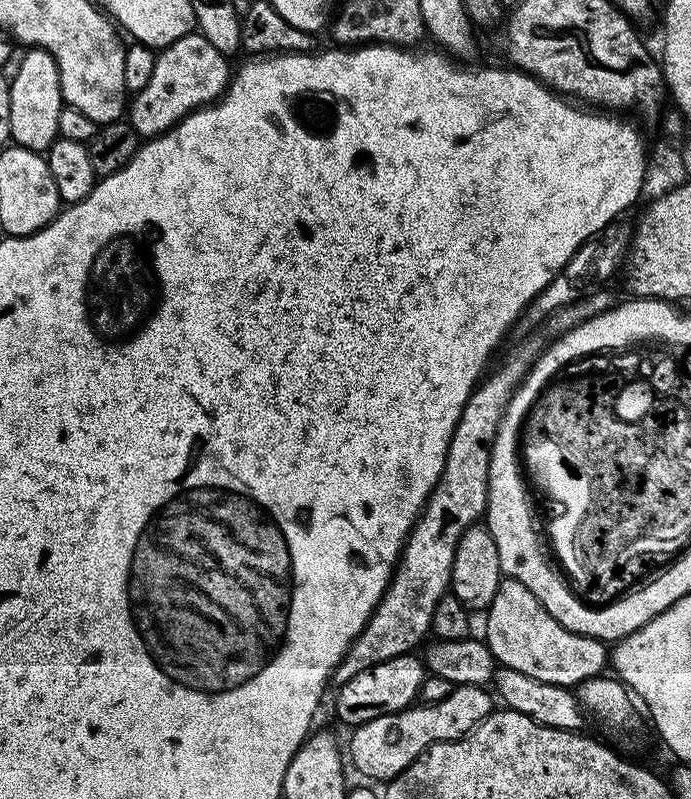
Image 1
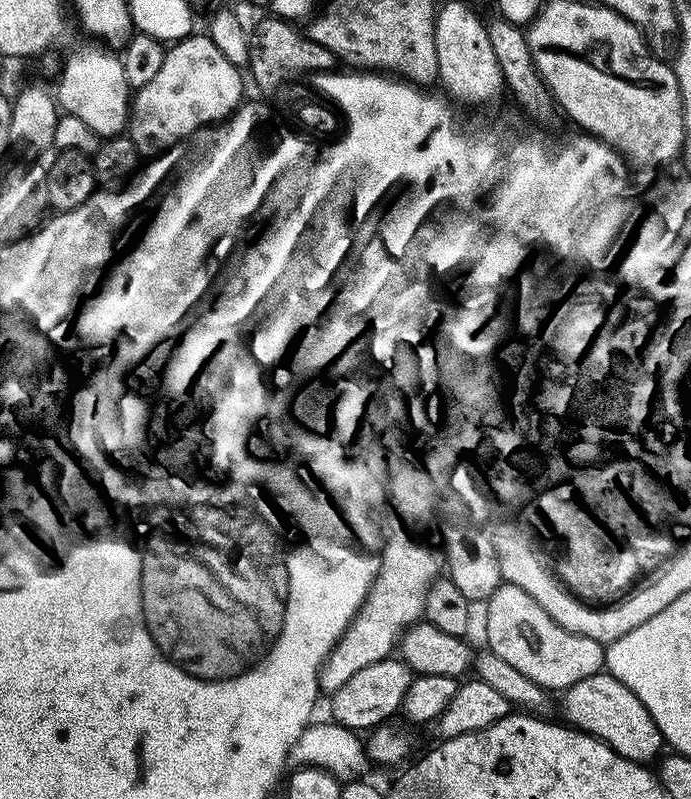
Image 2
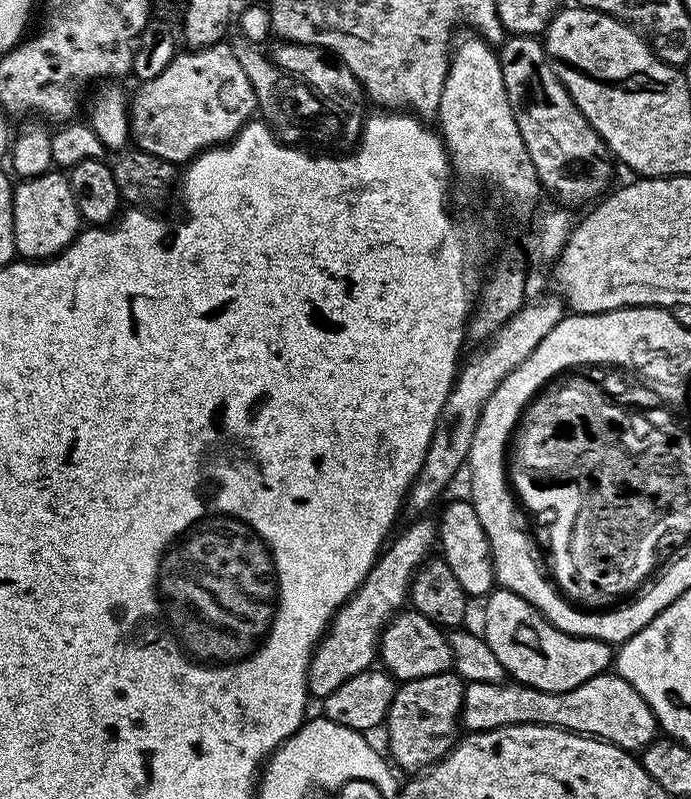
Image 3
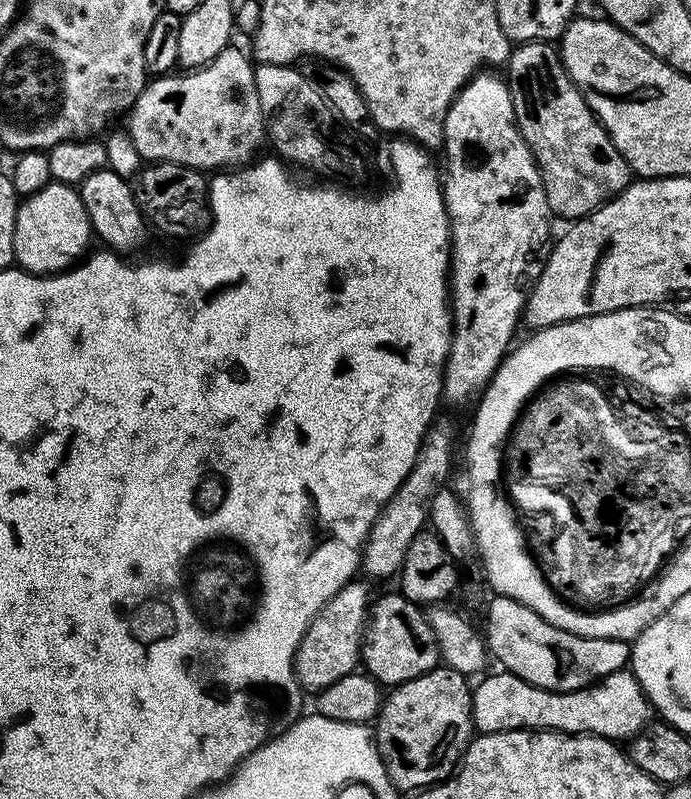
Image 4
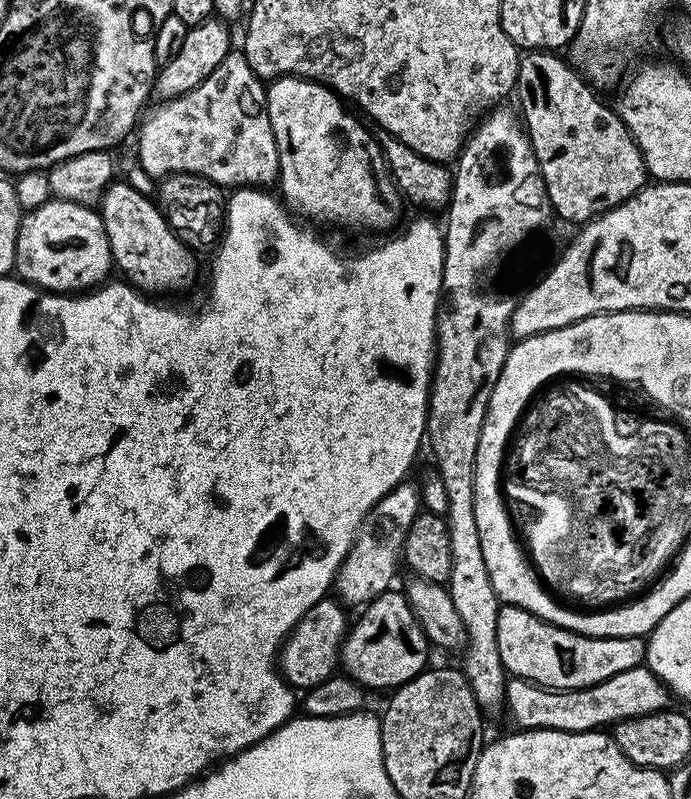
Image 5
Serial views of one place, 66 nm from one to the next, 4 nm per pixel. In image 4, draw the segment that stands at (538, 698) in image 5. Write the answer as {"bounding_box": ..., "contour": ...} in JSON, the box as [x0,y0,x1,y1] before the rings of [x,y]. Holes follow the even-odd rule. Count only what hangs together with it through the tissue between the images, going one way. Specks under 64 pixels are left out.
{"bounding_box":[472,670,654,742],"contour":[[[507,670],[485,675],[480,685],[472,688],[472,723],[477,733],[567,732],[574,736],[602,736],[613,742],[628,742],[648,727],[654,712],[631,671],[621,670],[603,676],[586,688],[569,692],[551,692],[534,686]]]}

